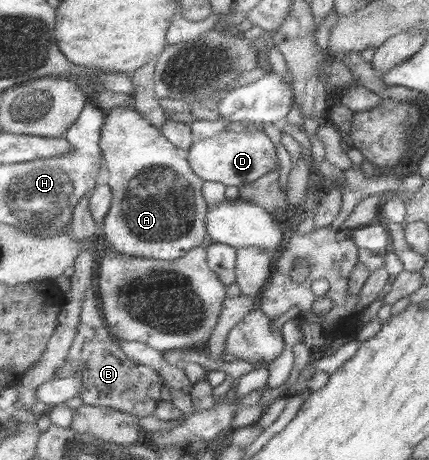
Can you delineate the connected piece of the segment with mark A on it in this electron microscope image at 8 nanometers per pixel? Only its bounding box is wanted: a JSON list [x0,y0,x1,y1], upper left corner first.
[100,103,210,261]

